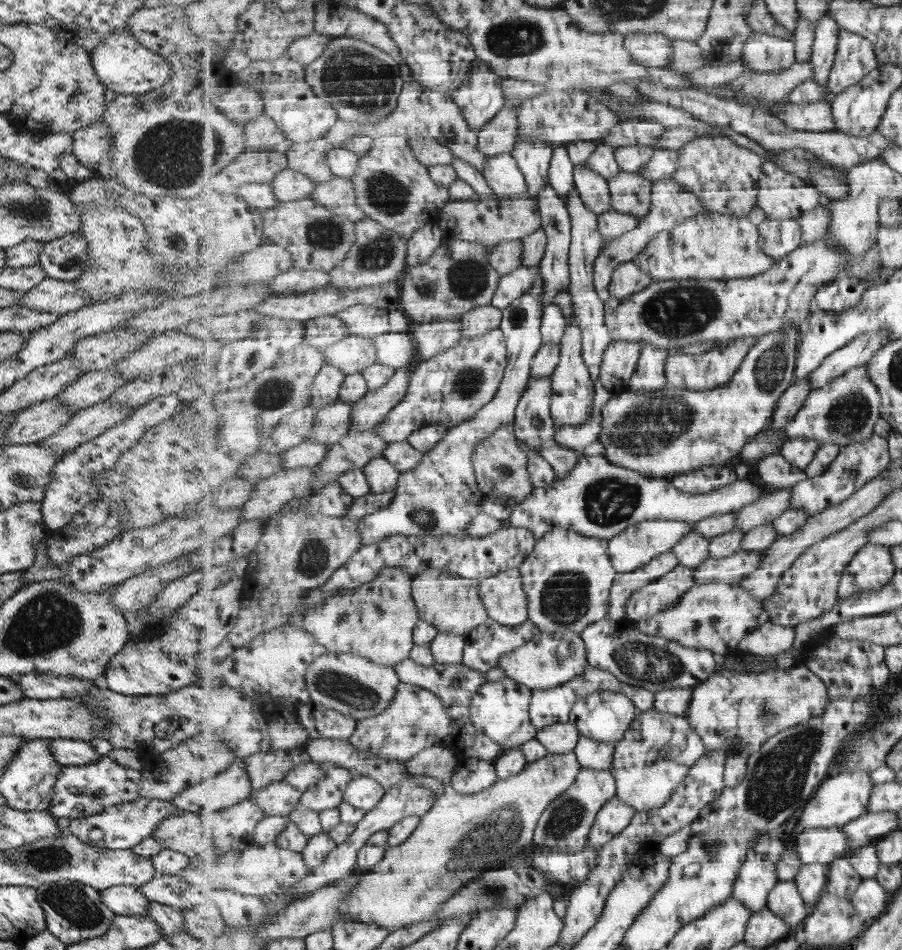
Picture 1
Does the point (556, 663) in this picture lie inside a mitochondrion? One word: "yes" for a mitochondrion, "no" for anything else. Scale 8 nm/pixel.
no

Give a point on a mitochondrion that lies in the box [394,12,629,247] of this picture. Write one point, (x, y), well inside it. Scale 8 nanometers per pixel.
(515, 37)

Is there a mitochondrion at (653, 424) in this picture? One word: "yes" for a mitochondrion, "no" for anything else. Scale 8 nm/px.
yes

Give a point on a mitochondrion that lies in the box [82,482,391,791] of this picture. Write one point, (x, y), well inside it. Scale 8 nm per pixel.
(344, 689)

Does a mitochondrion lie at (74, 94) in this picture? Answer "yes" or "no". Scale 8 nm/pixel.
yes

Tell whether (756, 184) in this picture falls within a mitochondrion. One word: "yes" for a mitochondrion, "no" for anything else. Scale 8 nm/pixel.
no

